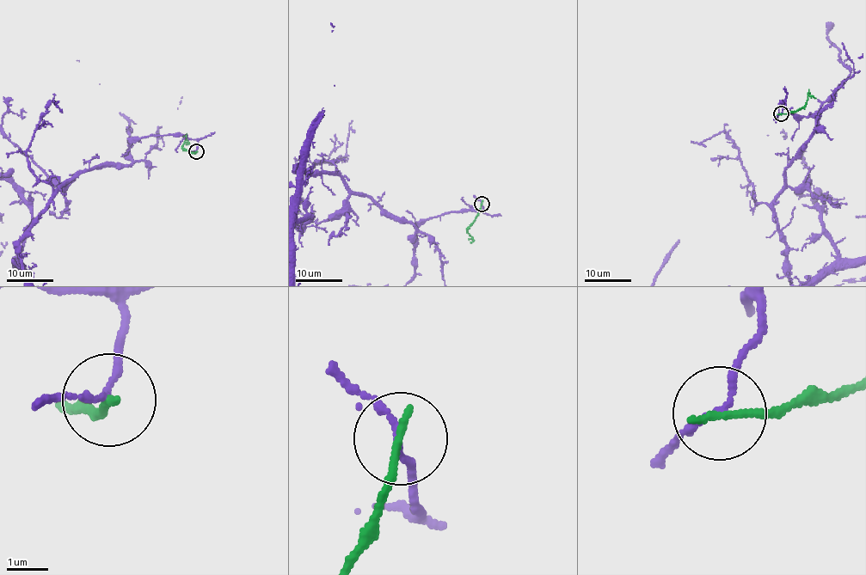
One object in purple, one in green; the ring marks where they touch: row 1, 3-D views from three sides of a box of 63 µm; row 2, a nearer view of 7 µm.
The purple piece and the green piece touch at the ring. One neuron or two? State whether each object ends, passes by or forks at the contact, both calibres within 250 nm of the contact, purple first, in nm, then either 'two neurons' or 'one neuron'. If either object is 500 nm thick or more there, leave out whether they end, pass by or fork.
purple passes by; green ends; calibres 140 and 200 nm; two neurons

